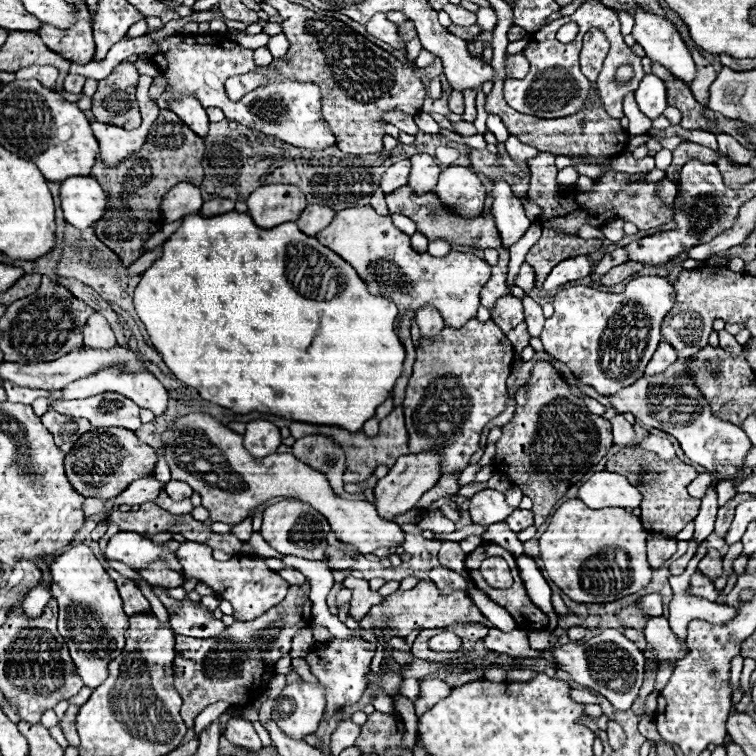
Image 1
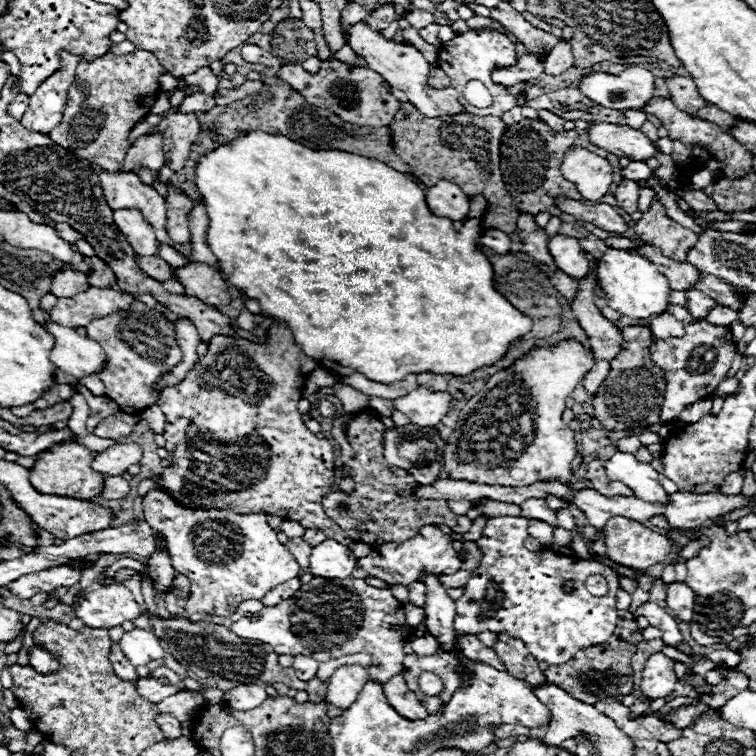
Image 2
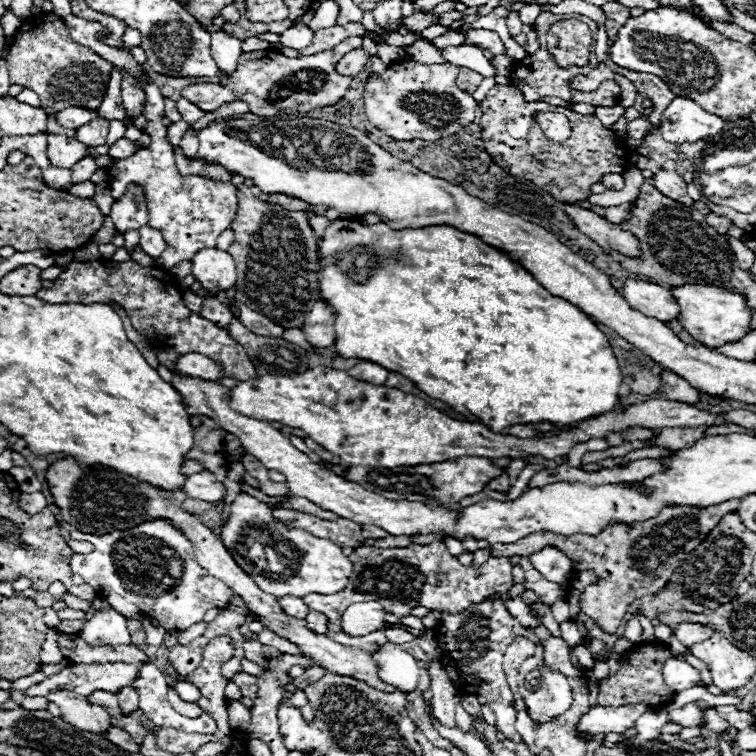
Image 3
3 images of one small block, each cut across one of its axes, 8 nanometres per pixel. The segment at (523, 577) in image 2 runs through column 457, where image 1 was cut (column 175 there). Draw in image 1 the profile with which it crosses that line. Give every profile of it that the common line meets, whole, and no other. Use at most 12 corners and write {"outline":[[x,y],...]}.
{"outline":[[152,590],[168,610],[176,634],[214,638],[226,630],[202,604]]}

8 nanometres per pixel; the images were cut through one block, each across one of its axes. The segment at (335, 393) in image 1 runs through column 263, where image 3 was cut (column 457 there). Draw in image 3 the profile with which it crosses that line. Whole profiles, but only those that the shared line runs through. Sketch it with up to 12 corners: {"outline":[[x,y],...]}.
{"outline":[[454,226],[318,240],[334,354],[494,432],[618,404],[606,336]]}

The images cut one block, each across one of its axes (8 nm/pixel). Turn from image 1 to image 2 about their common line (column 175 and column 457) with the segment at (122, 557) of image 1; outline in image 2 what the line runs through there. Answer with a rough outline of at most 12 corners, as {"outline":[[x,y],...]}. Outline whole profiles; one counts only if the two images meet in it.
{"outline":[[424,526],[384,542],[357,567],[382,582],[412,584],[462,566],[452,538]]}

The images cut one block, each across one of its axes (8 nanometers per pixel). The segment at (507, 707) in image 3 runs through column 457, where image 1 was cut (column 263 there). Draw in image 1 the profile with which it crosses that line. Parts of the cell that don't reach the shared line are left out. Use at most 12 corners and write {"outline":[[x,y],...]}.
{"outline":[[310,584],[218,638],[176,638],[190,726],[210,704],[250,704],[312,622]]}

